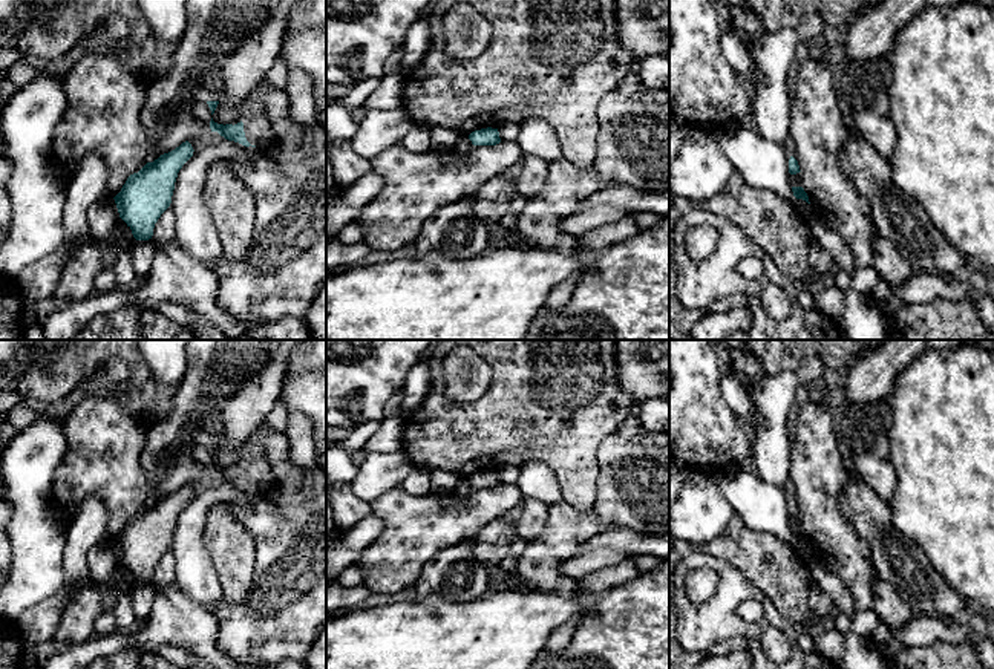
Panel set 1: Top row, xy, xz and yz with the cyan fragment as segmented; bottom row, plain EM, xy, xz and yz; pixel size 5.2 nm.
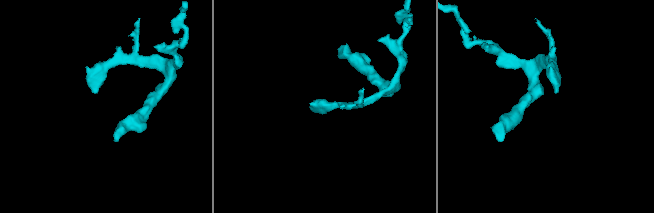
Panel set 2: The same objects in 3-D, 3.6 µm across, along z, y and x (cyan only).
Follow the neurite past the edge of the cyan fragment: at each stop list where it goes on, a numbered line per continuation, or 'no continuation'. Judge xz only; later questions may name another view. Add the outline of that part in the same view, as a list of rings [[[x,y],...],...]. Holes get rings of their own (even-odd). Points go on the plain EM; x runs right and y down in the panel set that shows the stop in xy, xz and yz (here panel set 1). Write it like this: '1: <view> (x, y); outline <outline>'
no continuation

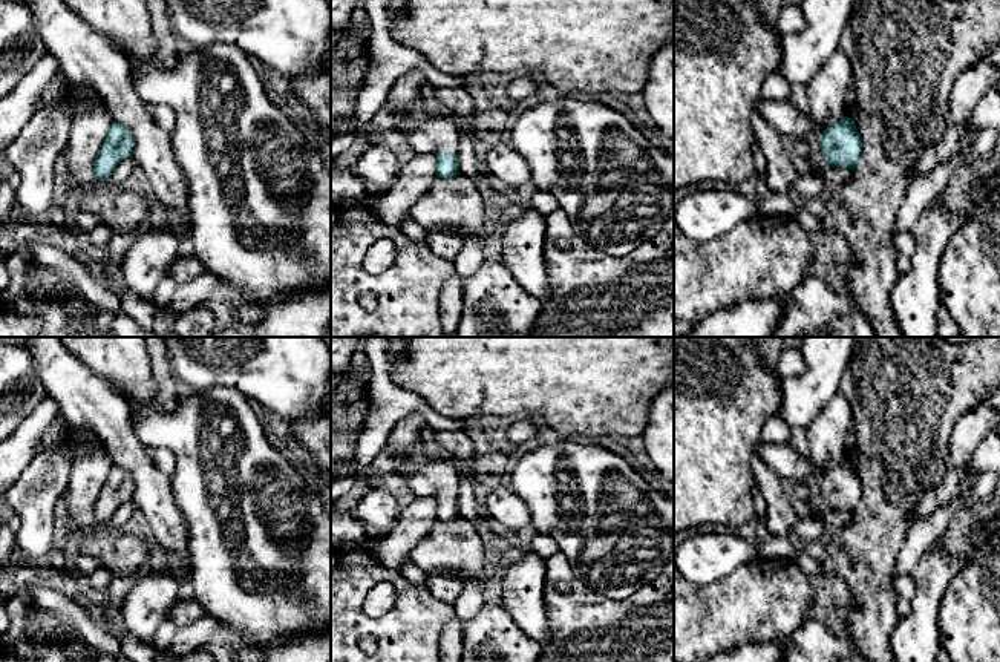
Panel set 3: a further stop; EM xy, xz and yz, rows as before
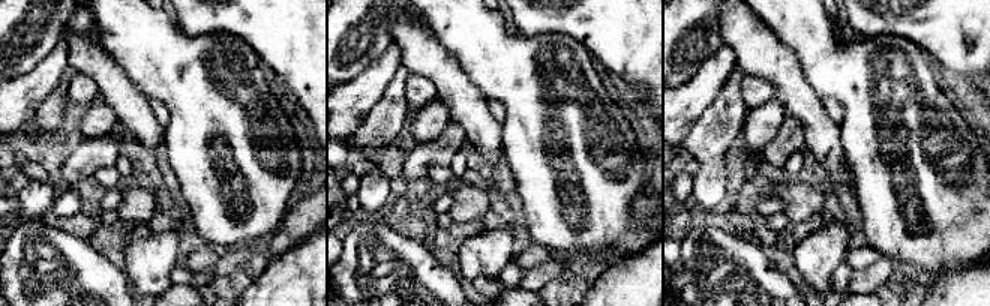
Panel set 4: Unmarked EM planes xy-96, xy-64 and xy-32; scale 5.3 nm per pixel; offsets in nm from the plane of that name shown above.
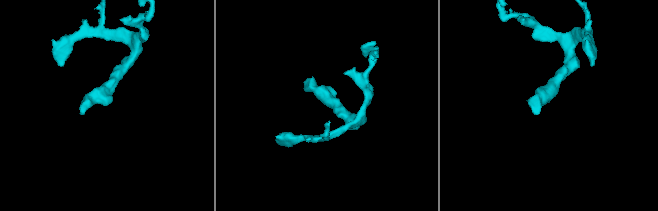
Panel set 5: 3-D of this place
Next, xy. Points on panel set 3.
no continuation

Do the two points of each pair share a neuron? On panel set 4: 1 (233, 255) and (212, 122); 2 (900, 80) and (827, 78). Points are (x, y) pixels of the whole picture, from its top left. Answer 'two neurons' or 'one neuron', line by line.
1: two neurons
2: one neuron

